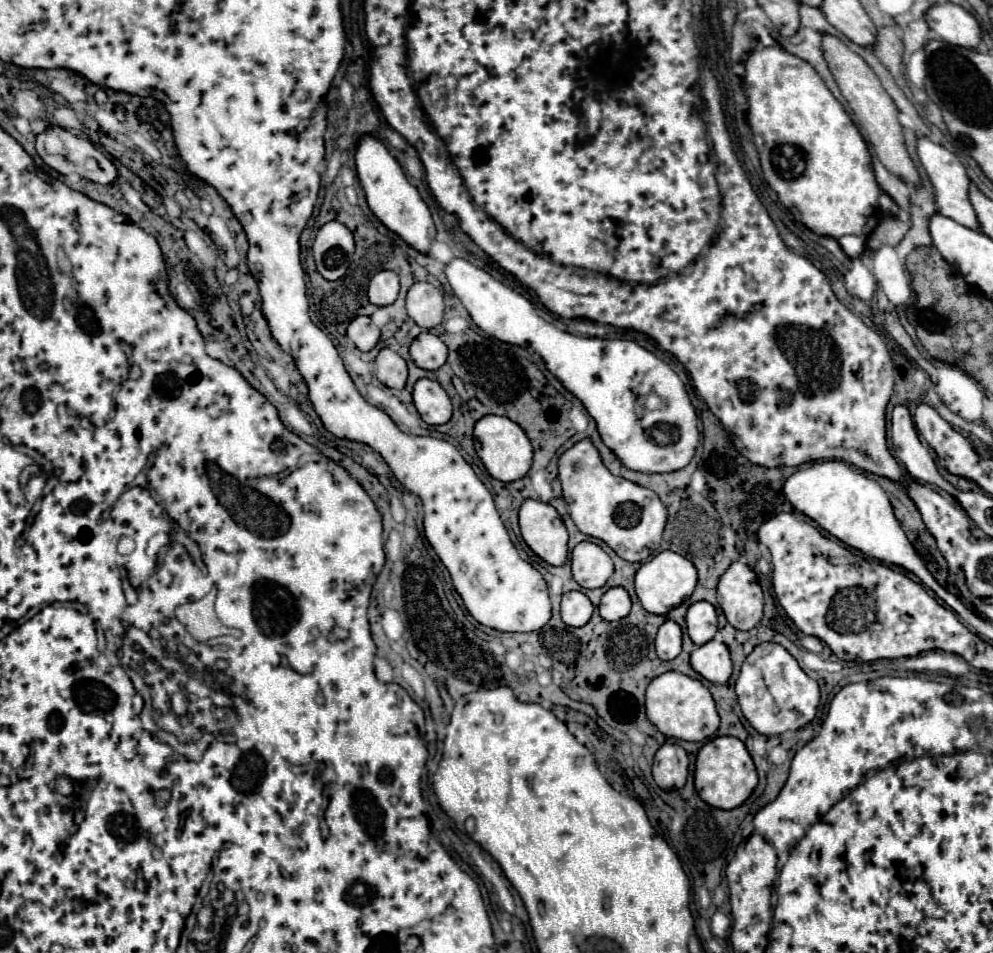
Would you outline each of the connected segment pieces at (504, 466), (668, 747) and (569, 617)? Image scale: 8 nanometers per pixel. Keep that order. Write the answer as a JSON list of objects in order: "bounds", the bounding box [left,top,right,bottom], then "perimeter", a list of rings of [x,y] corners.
[{"bounds":[474,416,532,482],"perimeter":[[[486,416],[474,426],[474,446],[490,476],[500,482],[514,482],[528,474],[532,466],[532,444],[526,432],[506,416]]]},{"bounds":[652,744,688,790],"perimeter":[[[664,744],[652,764],[652,776],[662,790],[684,788],[688,778],[688,754],[678,744]]]},{"bounds":[560,590,594,626],"perimeter":[[[574,590],[574,592],[566,592],[562,596],[560,612],[562,612],[564,624],[568,624],[568,626],[584,626],[584,624],[588,624],[590,616],[594,612],[594,606],[592,606],[590,598],[584,592]]]}]

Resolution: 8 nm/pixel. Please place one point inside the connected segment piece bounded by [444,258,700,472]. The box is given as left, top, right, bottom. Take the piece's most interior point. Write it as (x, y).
(643, 412)

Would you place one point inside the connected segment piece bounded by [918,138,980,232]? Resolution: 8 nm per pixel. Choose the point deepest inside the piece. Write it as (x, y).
(951, 183)

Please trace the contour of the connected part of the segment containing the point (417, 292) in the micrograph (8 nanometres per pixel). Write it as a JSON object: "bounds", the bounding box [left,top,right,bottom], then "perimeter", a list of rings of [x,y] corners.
{"bounds":[406,282,444,328],"perimeter":[[[416,282],[406,296],[406,312],[422,328],[440,326],[444,316],[442,292],[428,282]]]}

